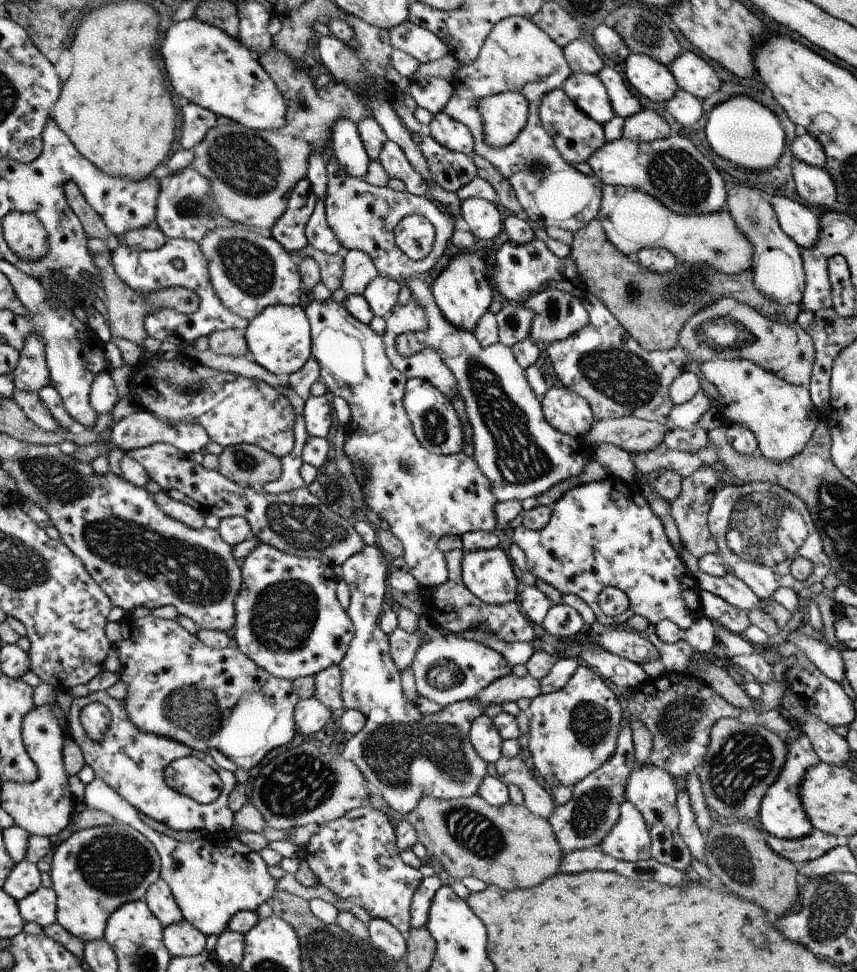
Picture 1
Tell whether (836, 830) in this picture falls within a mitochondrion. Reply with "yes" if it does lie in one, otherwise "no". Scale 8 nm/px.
no

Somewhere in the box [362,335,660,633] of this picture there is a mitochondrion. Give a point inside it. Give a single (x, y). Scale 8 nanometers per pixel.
(520, 460)

